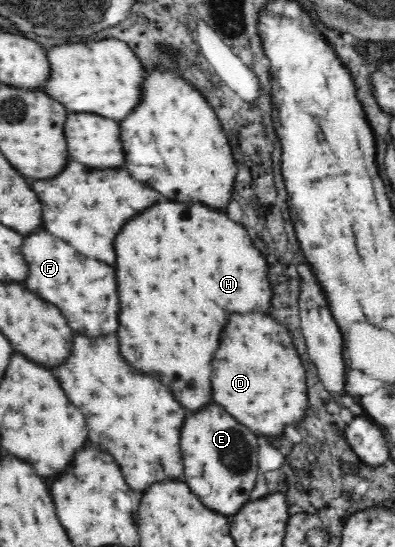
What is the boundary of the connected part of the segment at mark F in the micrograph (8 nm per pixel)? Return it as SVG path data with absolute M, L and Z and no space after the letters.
M45 230L27 236L22 253L29 270L25 286L29 290L35 290L35 294L39 294L43 300L55 304L75 332L81 332L89 338L97 338L117 330L119 308L117 294L113 296L113 292L117 290L113 266L105 266L97 260L85 258L83 254L77 254L73 246L65 244L59 238L53 238Z

